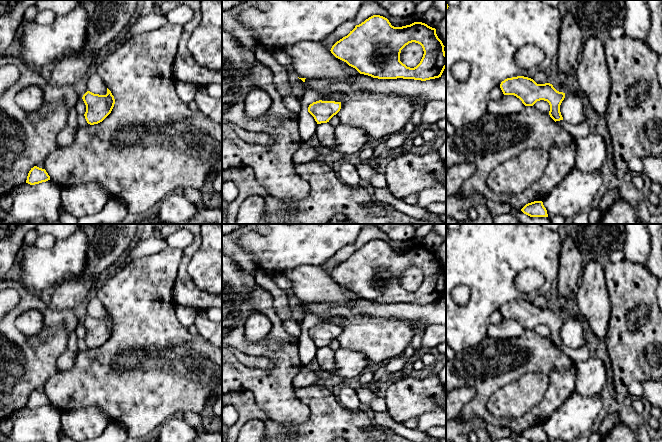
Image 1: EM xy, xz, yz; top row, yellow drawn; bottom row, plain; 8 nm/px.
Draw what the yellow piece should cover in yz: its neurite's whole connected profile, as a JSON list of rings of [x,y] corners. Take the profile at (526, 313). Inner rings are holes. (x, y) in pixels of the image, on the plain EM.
[[[517,300],[501,306],[500,312],[504,319],[514,319],[525,330],[533,330],[537,325],[544,324],[550,329],[549,339],[556,346],[563,344],[560,329],[565,317],[557,315],[552,308],[537,308],[533,303]]]

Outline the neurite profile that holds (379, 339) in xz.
[[[324,302],[299,304],[305,314],[345,317],[347,322],[337,337],[340,347],[362,352],[369,363],[400,358],[415,335],[413,326],[401,319],[370,316],[352,307],[329,306]]]

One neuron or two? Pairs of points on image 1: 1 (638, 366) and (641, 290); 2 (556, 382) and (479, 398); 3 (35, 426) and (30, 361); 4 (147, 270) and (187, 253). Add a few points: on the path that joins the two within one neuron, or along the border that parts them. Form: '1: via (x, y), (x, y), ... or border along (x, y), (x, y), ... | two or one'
1: via (638, 347), (651, 333), (651, 309) | one
2: via (540, 366), (518, 367), (499, 378) | one
3: border along (25, 406), (16, 410), (10, 417) | two
4: border along (182, 250), (182, 258), (175, 278) | two

